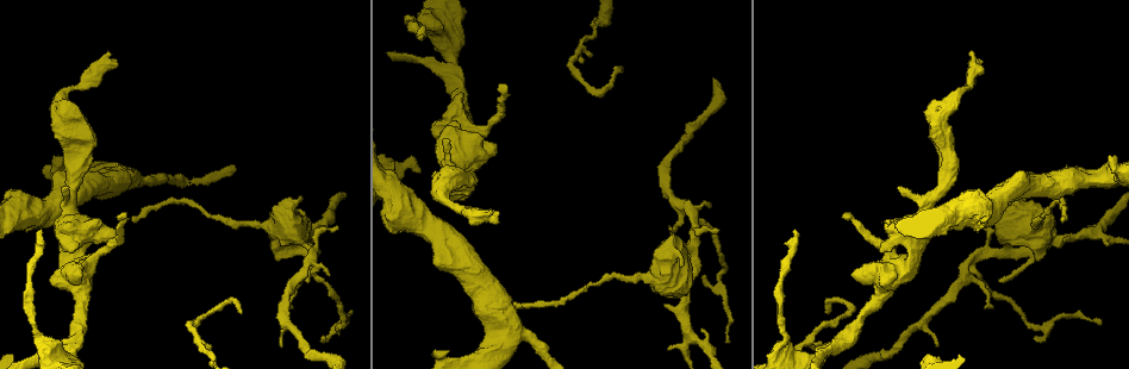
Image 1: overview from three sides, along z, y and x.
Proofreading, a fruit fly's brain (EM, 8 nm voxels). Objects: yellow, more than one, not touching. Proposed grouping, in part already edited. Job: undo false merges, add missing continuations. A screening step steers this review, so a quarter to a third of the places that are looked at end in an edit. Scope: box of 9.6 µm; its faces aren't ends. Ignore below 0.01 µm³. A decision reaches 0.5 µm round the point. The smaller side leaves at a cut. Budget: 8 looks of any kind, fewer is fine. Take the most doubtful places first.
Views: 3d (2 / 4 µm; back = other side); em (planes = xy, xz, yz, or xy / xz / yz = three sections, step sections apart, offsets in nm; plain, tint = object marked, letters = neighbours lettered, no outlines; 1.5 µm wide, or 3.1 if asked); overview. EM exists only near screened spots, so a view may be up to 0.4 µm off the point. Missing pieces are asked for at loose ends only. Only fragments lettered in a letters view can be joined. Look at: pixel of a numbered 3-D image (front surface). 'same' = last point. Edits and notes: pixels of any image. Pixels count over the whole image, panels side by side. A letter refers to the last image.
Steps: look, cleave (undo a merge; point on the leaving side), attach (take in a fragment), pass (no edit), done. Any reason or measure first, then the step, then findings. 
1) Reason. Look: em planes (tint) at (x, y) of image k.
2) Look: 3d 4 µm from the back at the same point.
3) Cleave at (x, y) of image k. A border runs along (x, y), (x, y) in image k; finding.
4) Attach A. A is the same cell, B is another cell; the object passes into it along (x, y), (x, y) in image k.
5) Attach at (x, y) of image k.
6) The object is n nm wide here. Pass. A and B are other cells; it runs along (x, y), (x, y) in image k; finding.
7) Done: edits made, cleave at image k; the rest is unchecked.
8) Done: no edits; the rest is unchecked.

End of a long branch. Look: 3d 4 µm at (826, 313) of image 1.

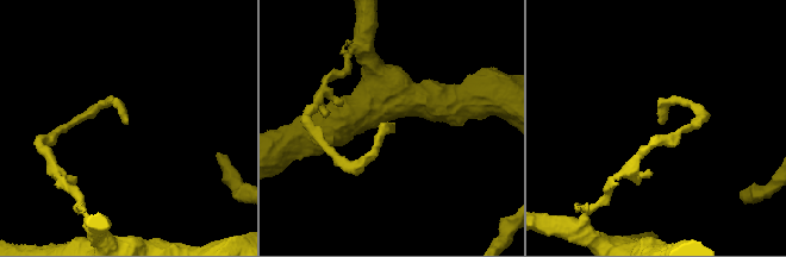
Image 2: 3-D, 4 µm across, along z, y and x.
Shape alone is not enough. Look: em 3.1 µm xy step 16 (tint) at (662, 124) of image 2.

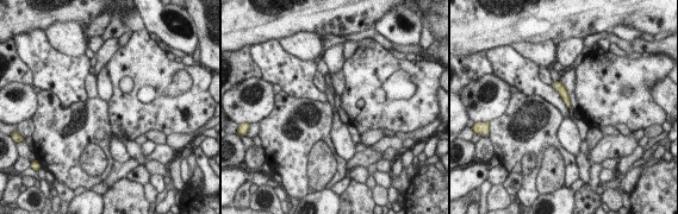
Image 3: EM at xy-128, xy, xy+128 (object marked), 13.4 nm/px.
Cut it another way. Look: em 3.1 µm planes (letters) at the same point.

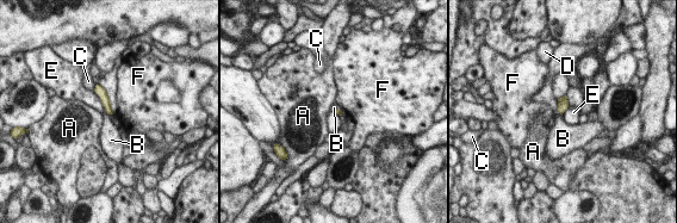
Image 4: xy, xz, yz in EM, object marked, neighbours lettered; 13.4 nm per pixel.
Pass. A, B, C, D, E and F are other cells; a border runs along (93, 91), (99, 97), (105, 111) in image 4; none of them fits.

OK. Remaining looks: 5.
Look: em xy step 8 (letters) at (133, 223) of image 1.

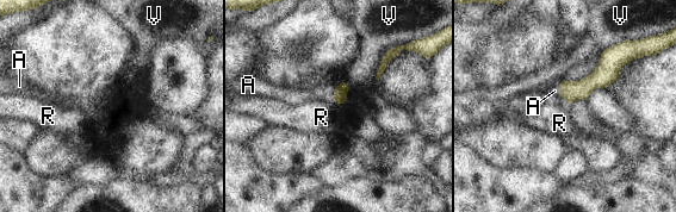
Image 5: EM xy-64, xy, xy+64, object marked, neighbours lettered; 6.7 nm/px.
The longest contact is with V, 460 nm. Attach A. A is the same cell, R and V are other cells; the object passes into it along (340, 95), (334, 93), (298, 97) in image 5; it goes on there.

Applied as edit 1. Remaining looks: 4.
Redraw. Look: overview.

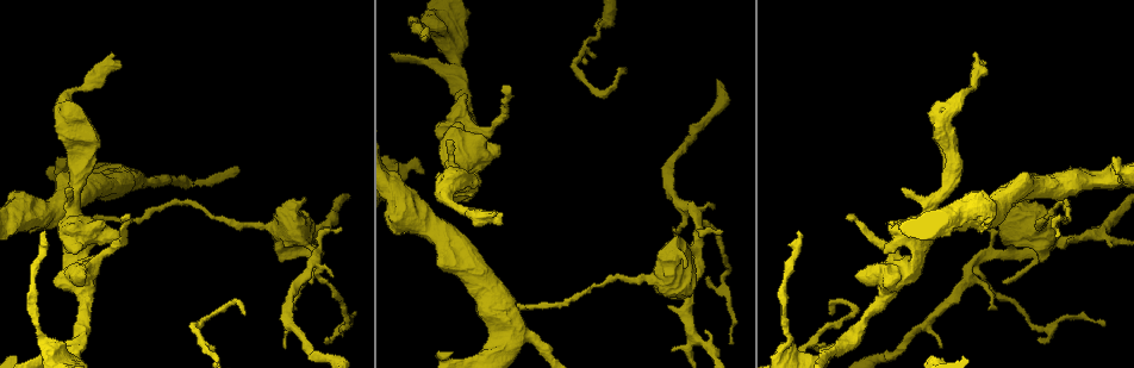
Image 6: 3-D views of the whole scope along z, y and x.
Free end. Look: em planes (tint) at (72, 226) of image 6.

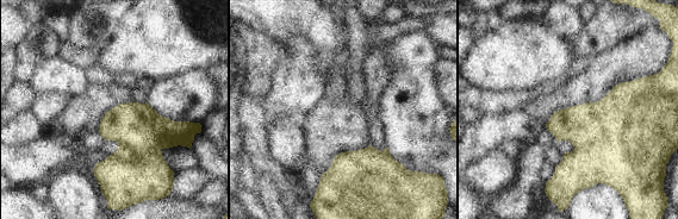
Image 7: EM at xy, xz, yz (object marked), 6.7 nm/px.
Look: em planes (letters) at the same point.

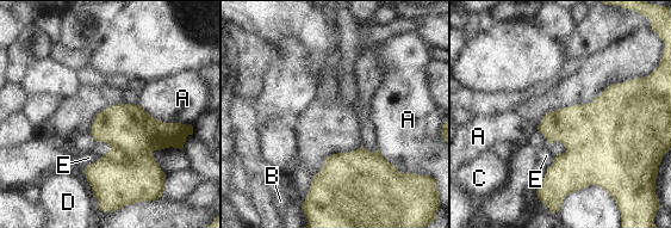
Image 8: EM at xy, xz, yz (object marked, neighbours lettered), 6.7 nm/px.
The longest contact is with A, 400 nm. Pass. A, B, C, D and E are other cells; a border runs along (137, 103), (159, 119), (191, 124) in image 8; no lettered fragment goes on from it.

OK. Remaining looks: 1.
Done: edits made, attach at image 5; the rest is unchecked.

